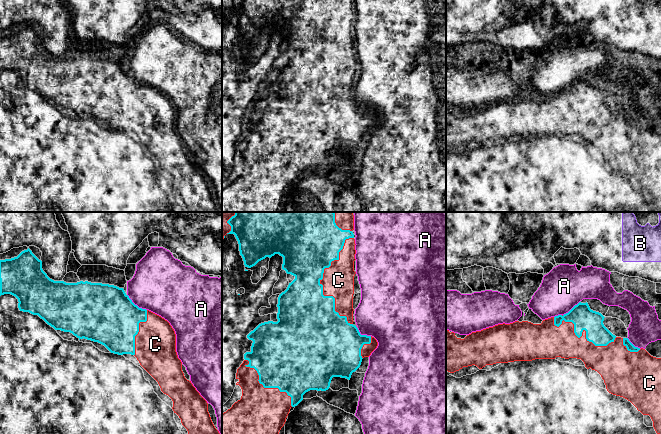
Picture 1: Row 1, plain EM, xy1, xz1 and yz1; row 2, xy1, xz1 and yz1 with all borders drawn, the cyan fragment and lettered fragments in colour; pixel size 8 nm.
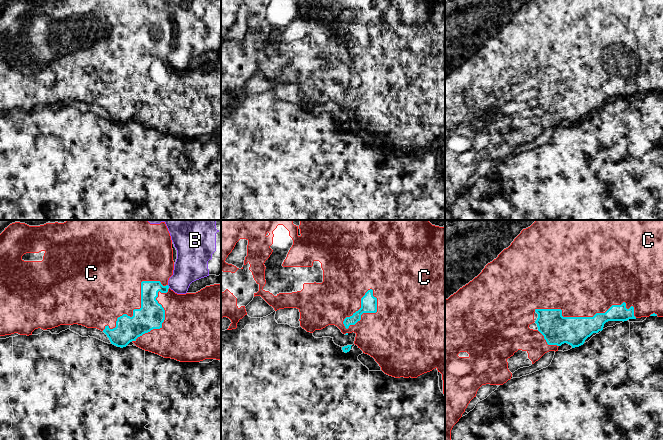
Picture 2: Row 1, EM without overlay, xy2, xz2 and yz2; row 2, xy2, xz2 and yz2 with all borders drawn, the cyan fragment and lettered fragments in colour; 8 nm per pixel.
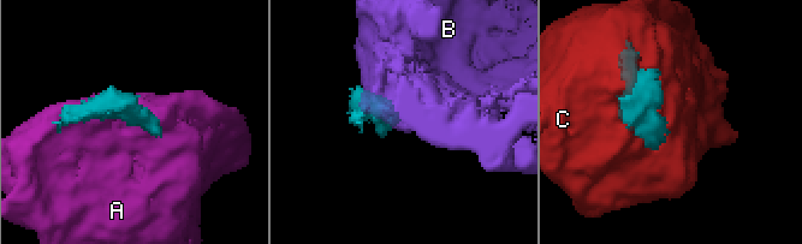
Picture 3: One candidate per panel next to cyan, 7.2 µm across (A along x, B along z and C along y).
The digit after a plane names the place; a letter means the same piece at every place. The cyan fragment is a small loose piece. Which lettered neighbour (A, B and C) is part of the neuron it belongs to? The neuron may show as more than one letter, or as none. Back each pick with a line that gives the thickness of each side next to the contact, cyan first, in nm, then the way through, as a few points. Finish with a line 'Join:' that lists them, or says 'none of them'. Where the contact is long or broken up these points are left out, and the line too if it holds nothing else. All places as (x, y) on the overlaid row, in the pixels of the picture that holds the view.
A: calibres 460 and 440 nm
Join: A

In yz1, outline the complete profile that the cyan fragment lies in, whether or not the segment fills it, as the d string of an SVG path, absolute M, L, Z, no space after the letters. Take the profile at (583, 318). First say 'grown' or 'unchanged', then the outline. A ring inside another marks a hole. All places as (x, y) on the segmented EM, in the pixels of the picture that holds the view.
unchanged; M579 302L568 313L554 317L554 325L559 327L562 321L574 324L574 333L580 338L582 332L586 331L586 339L595 346L607 346L614 342L613 335L603 324L604 316L590 309L588 303Z

